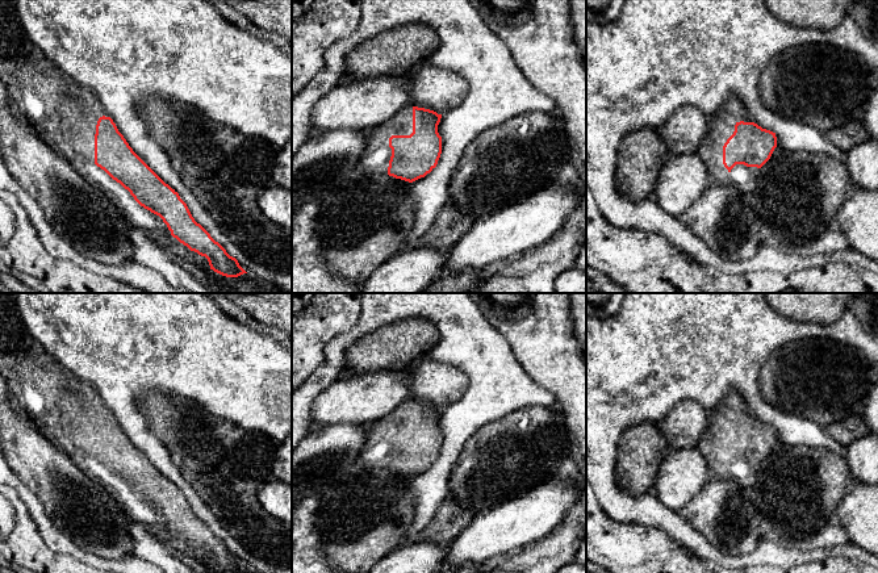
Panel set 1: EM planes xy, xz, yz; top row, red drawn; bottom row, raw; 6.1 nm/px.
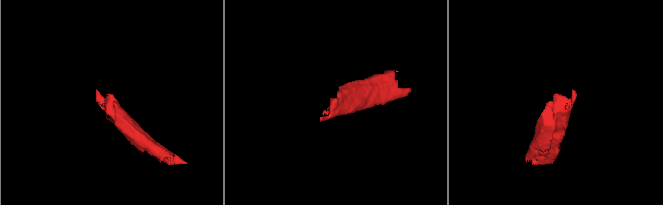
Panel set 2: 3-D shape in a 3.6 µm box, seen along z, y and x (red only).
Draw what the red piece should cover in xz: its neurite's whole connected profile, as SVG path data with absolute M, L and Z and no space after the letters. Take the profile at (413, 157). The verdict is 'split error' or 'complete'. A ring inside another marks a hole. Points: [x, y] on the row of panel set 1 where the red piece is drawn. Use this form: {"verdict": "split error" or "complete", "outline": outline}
{"verdict": "split error", "outline": "M407 105L368 131L368 146L359 163L361 173L388 173L413 183L430 173L442 154L438 125L442 114Z"}

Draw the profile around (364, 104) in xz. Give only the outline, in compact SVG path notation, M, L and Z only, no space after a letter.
M379 76L338 85L321 97L312 113L318 133L372 130L410 105L410 76Z

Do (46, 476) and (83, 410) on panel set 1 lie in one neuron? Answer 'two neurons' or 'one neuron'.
two neurons

